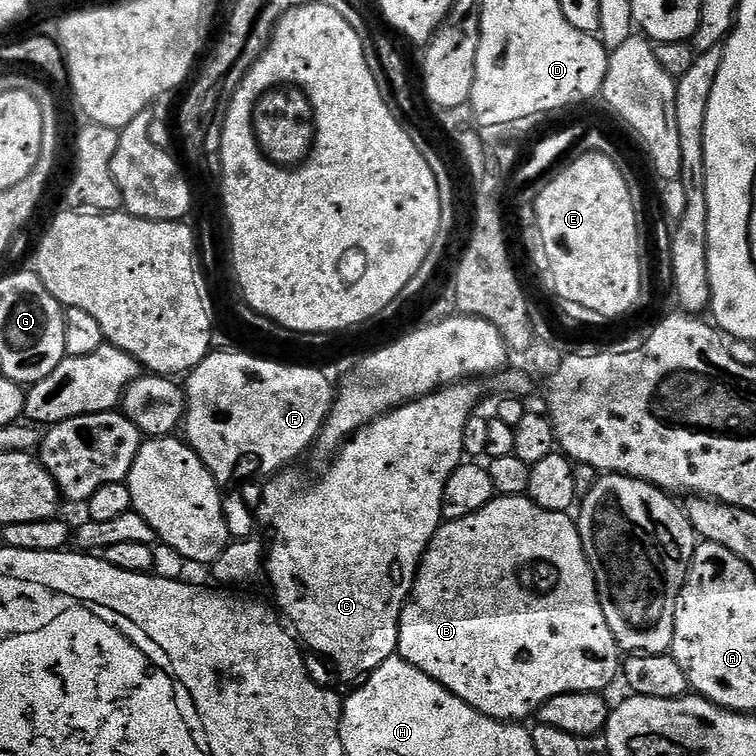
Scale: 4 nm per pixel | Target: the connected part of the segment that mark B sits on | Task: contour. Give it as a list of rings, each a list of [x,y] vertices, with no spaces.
[[[527,495],[496,496],[485,508],[466,518],[444,520],[441,523],[426,554],[420,559],[420,569],[416,572],[416,581],[400,615],[396,650],[403,660],[410,662],[410,666],[418,666],[418,670],[422,670],[422,674],[430,674],[430,678],[434,678],[434,682],[446,686],[446,690],[450,690],[450,694],[462,698],[462,702],[474,706],[474,710],[495,720],[509,722],[524,722],[527,721],[527,716],[535,717],[544,703],[558,694],[567,692],[603,693],[604,688],[610,687],[615,680],[618,680],[622,672],[622,649],[616,645],[614,634],[606,622],[606,614],[602,614],[596,579],[584,553],[577,521],[567,512],[542,510],[542,506],[529,500]]]

